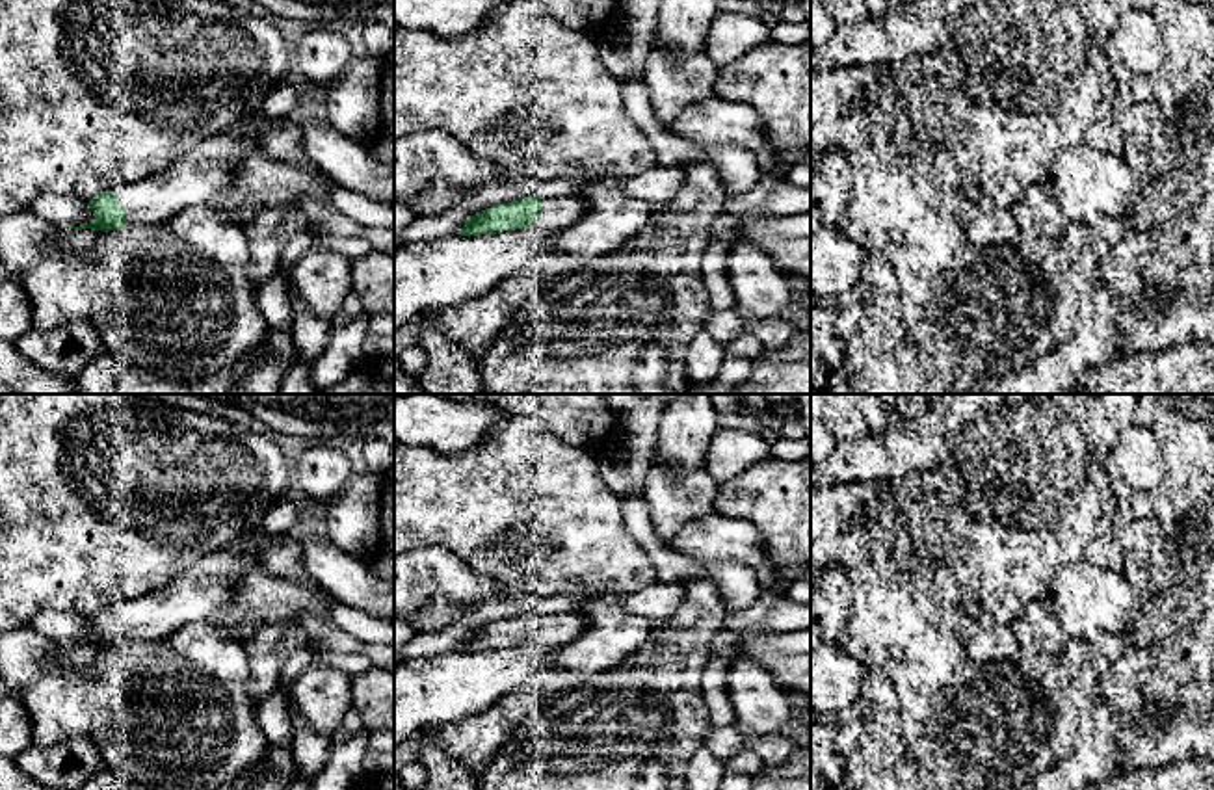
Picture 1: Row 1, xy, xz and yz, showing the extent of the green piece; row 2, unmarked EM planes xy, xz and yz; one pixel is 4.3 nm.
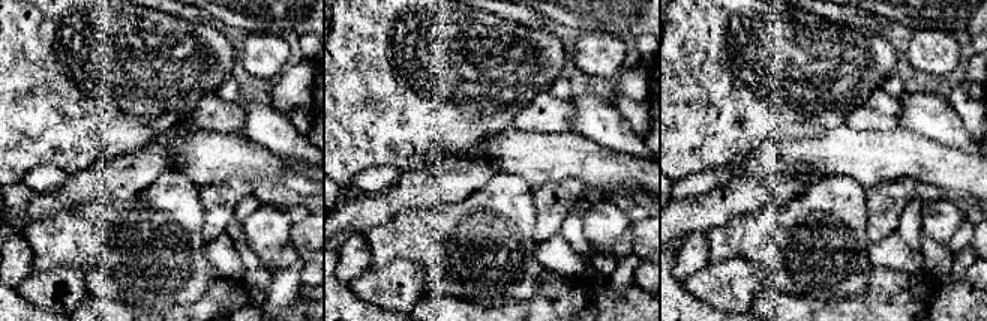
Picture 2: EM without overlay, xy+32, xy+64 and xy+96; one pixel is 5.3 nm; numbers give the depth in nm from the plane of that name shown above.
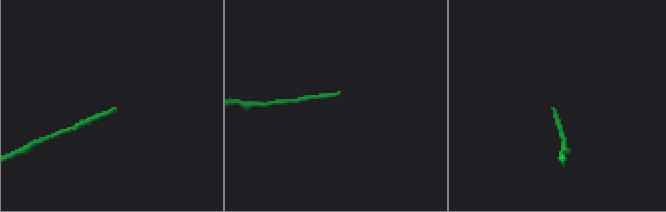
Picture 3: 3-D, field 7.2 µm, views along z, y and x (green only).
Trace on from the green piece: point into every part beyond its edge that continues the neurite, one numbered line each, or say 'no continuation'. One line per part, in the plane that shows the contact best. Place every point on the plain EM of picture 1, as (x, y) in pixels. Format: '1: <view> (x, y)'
1: xy (199, 593)

